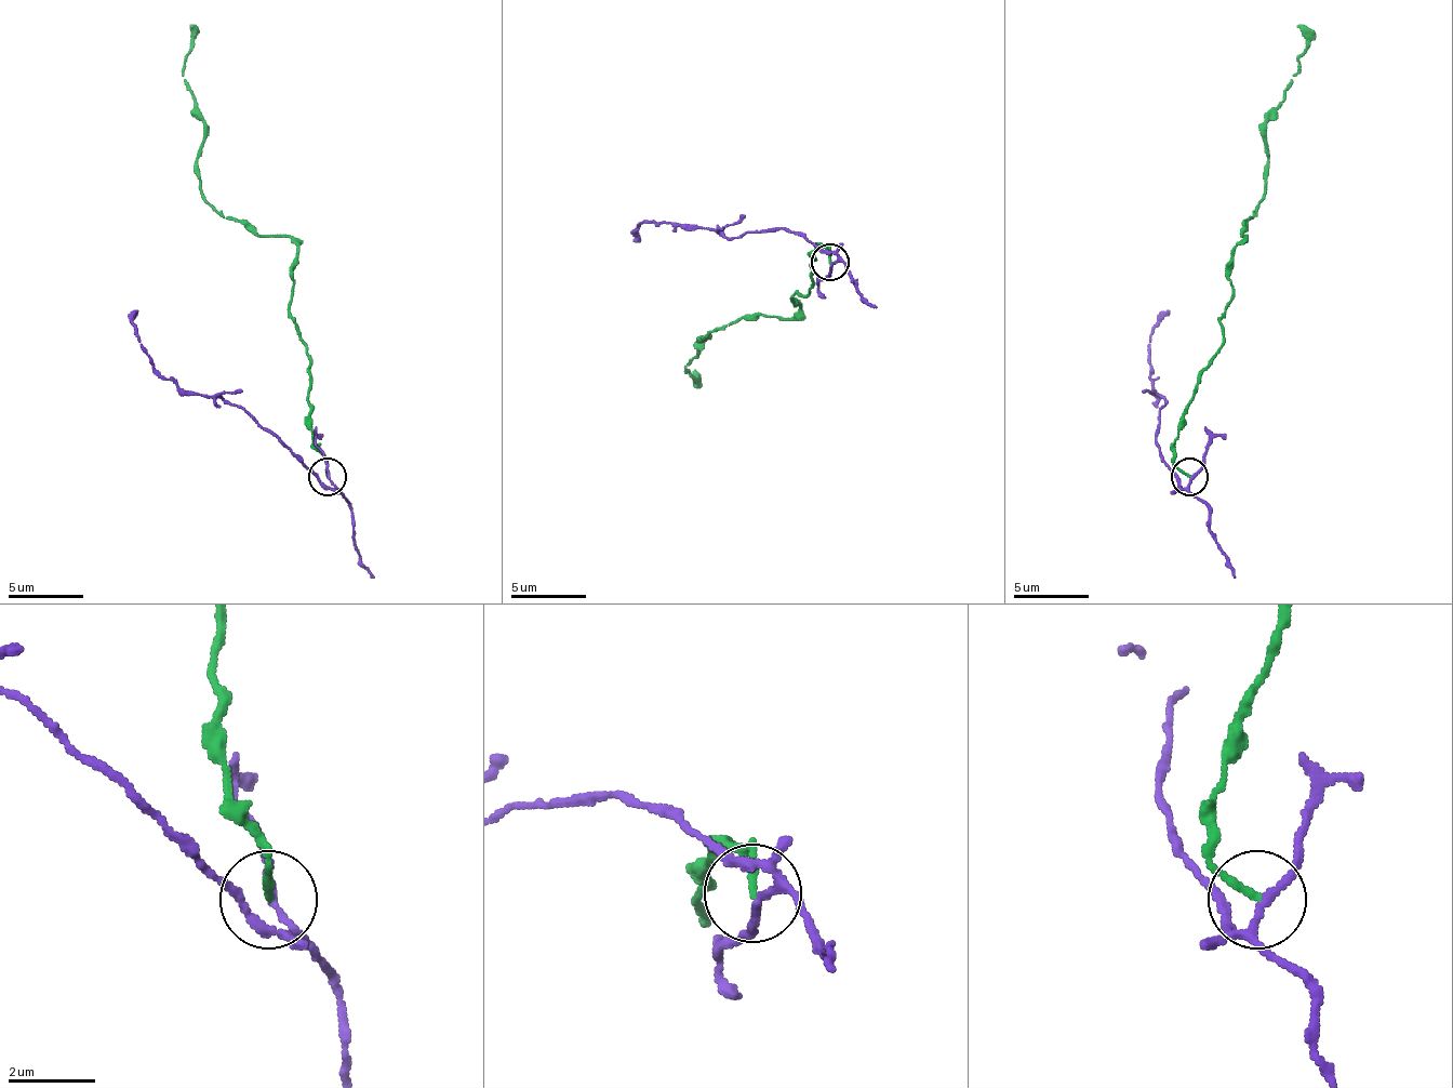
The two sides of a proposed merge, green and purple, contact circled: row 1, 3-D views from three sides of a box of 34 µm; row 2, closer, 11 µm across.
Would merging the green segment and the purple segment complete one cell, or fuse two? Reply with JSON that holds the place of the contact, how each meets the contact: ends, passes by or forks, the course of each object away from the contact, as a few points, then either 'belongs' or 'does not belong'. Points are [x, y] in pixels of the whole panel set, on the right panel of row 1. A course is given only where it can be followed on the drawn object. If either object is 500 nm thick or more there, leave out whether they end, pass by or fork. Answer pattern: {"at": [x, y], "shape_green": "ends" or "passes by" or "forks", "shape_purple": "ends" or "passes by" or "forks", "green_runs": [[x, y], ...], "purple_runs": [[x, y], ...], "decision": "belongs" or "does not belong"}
{"at": [1189, 477], "shape_green": "ends", "shape_purple": "forks", "green_runs": [[1188, 476], [1173, 464], [1173, 442], [1218, 348], [1237, 243], [1264, 195], [1264, 119], [1305, 48], [1297, 25]], "purple_runs": [[1192, 476], [1181, 487], [1155, 438], [1165, 405], [1155, 394], [1150, 379], [1150, 330], [1170, 310]], "decision": "does not belong"}

